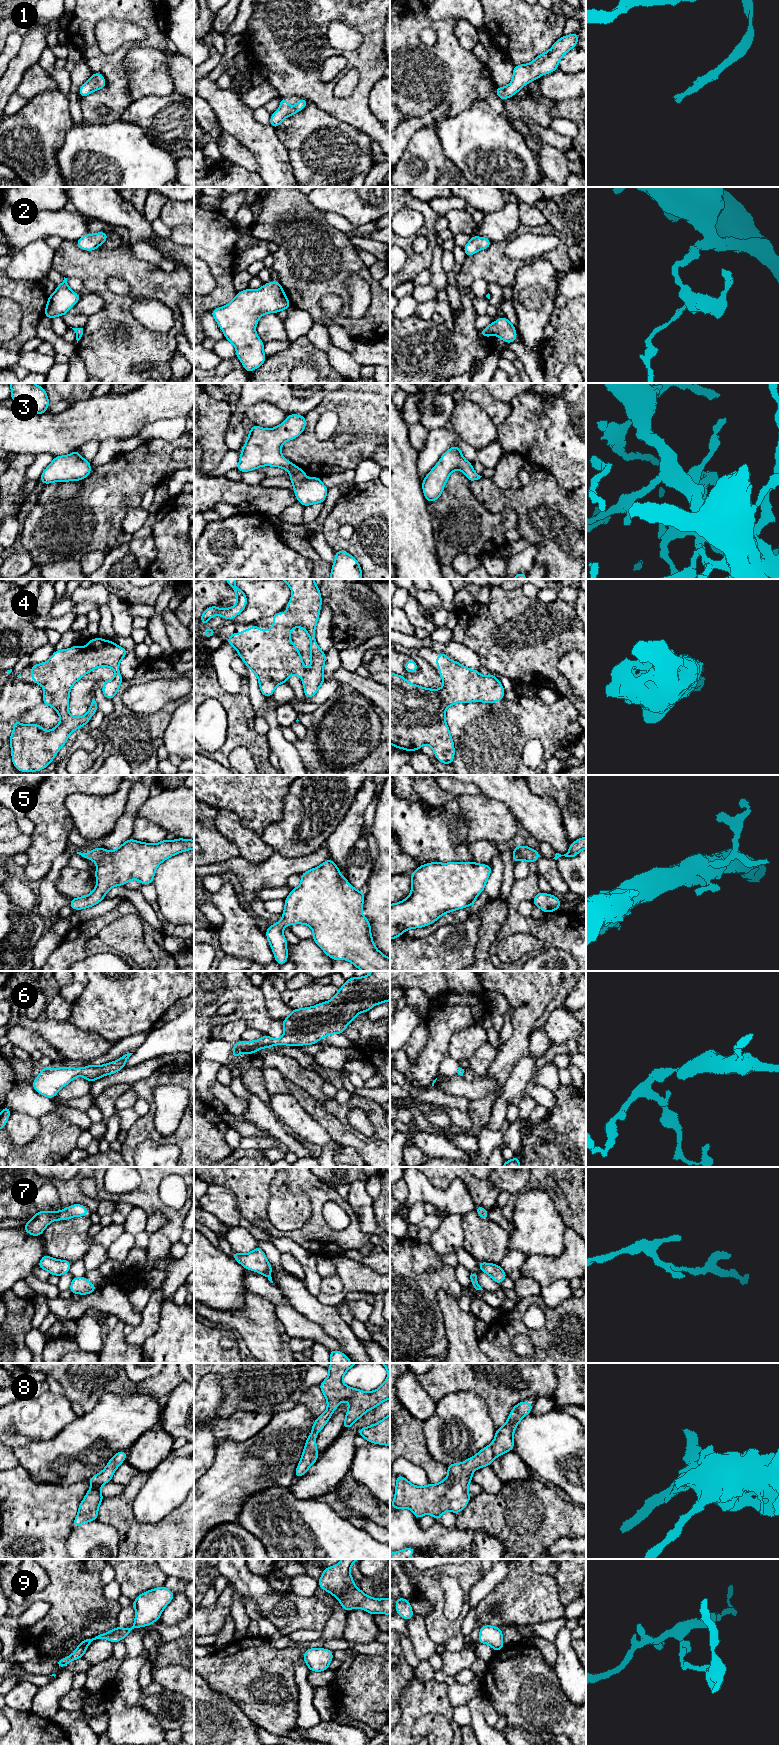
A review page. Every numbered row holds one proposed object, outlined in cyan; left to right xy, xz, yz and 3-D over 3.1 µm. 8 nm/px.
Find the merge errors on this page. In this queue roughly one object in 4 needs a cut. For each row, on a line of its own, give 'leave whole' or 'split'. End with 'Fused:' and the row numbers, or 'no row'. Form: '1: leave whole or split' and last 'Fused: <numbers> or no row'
1: leave whole
2: leave whole
3: leave whole
4: leave whole
5: leave whole
6: leave whole
7: leave whole
8: leave whole
9: leave whole
Fused: no row

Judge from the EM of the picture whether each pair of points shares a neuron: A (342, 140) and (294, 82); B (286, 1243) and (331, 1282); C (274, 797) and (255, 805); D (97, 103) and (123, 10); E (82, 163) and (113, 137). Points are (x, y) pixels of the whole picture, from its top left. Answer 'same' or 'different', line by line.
A: different
B: different
C: same
D: same
E: same

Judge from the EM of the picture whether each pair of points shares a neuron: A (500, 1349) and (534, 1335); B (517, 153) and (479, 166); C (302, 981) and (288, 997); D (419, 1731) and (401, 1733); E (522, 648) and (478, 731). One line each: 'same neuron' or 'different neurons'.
A: same neuron
B: same neuron
C: different neurons
D: different neurons
E: different neurons

